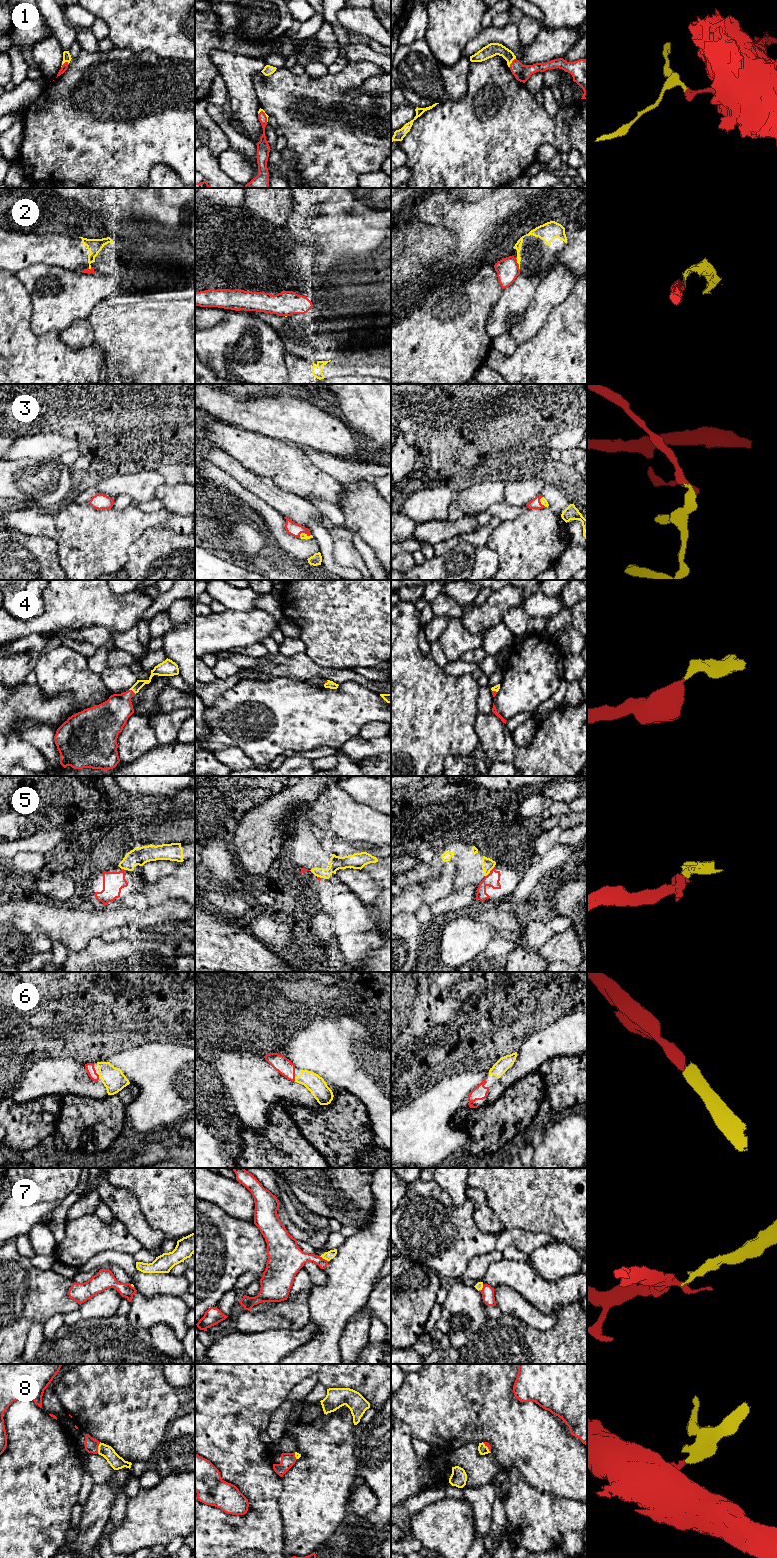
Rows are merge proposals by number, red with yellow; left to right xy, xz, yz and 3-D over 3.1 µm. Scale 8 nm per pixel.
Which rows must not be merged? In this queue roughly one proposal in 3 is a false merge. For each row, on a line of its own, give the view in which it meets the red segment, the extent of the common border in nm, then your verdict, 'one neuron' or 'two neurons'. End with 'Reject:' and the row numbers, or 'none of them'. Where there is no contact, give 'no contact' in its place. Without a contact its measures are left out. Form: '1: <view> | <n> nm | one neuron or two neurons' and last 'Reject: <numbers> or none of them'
1: yz | 90 nm | one neuron
2: yz | 100 nm | two neurons
3: xz | 100 nm | one neuron
4: xy | 70 nm | one neuron
5: yz | 60 nm | two neurons
6: xz | 30 nm | one neuron
7: xz | 90 nm | two neurons
8: xy | 90 nm | one neuron
Reject: 2, 5, 7

